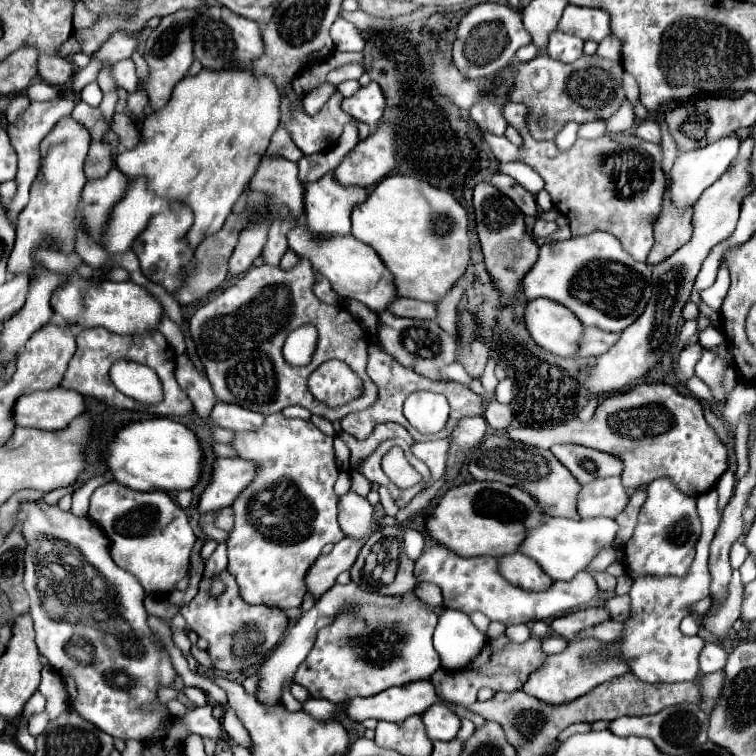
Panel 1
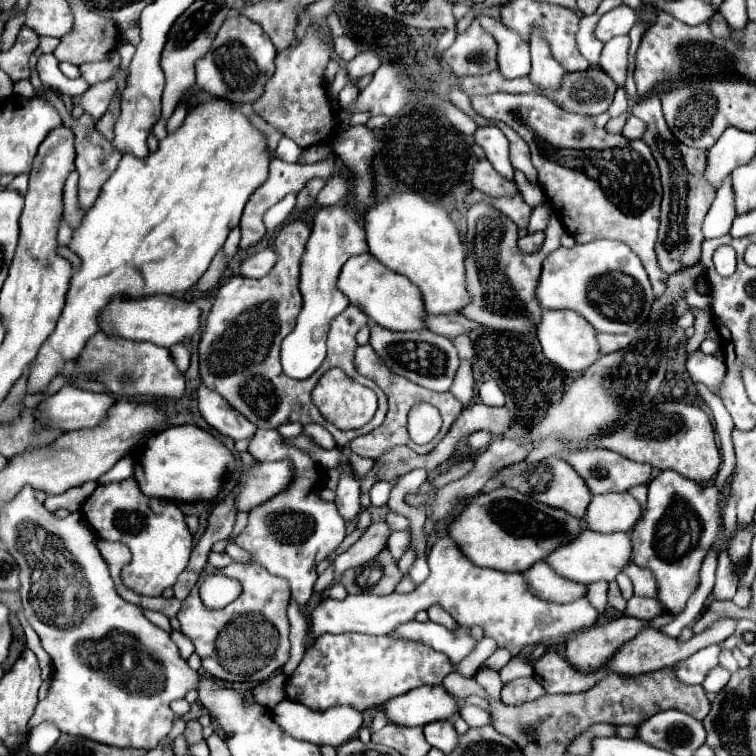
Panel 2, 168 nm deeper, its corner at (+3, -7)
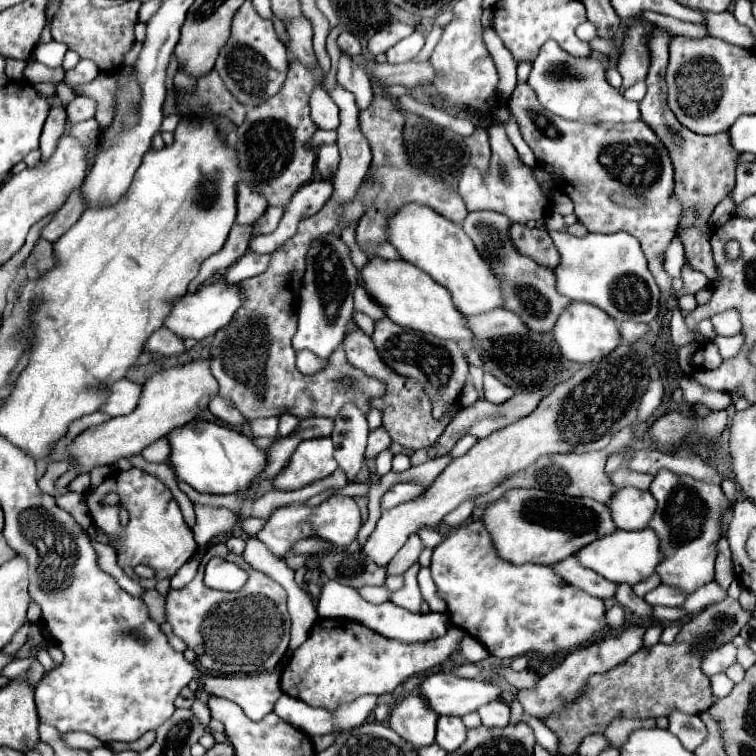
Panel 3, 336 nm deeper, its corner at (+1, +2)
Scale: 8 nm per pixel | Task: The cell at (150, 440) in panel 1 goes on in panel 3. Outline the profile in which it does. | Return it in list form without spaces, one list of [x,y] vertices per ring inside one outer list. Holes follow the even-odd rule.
[[[190,422],[184,428],[170,432],[168,438],[172,444],[170,466],[176,478],[188,482],[198,492],[244,492],[256,478],[260,478],[262,470],[268,464],[268,452],[258,448],[250,436],[214,422]]]

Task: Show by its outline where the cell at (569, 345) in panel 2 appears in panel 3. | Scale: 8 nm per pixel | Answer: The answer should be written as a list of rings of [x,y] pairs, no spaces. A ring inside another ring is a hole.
[[[572,302],[570,308],[562,312],[554,326],[554,340],[562,350],[562,356],[572,360],[572,362],[592,362],[600,360],[602,356],[608,356],[618,344],[620,344],[620,334],[618,334],[618,324],[612,320],[604,310],[600,310],[594,304],[586,302]]]

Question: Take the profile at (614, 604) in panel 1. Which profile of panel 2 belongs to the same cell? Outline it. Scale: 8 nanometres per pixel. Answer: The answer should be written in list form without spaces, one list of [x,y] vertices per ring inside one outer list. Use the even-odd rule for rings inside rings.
[[[632,597],[632,599],[628,599],[626,609],[624,609],[624,615],[636,617],[636,619],[642,619],[642,621],[648,621],[648,619],[660,615],[660,613],[662,613],[660,603],[654,601],[654,599],[646,599],[646,597]]]

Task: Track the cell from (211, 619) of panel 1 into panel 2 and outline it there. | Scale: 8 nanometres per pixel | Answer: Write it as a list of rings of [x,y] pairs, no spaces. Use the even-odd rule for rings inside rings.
[[[232,563],[220,569],[218,573],[240,581],[244,591],[236,601],[232,601],[224,609],[210,611],[202,605],[198,595],[200,583],[210,573],[216,573],[216,569],[208,565],[200,575],[198,585],[190,591],[190,595],[182,603],[182,609],[178,611],[180,629],[194,641],[196,653],[202,659],[202,669],[216,679],[242,685],[254,685],[258,681],[270,679],[288,661],[290,653],[290,625],[286,617],[290,595],[286,579],[270,575],[260,565]]]

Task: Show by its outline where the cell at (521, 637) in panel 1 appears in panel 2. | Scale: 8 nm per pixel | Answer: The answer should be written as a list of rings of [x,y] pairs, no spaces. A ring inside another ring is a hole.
[[[520,653],[500,669],[500,677],[502,677],[502,683],[508,683],[518,677],[532,677],[532,661],[524,653]]]

